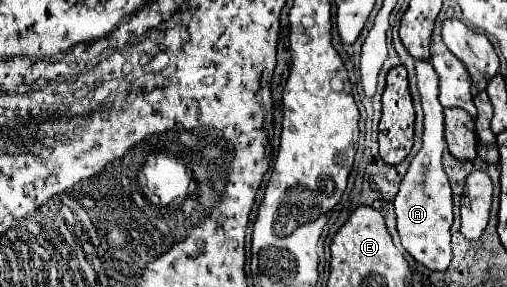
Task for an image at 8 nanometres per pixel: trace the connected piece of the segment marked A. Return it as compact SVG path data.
M426 61L416 63L418 89L424 109L424 145L412 159L408 173L400 183L400 191L394 197L396 225L402 247L424 267L432 271L446 271L452 259L450 249L450 227L452 227L452 189L442 167L444 141L444 107L438 101L438 75Z

